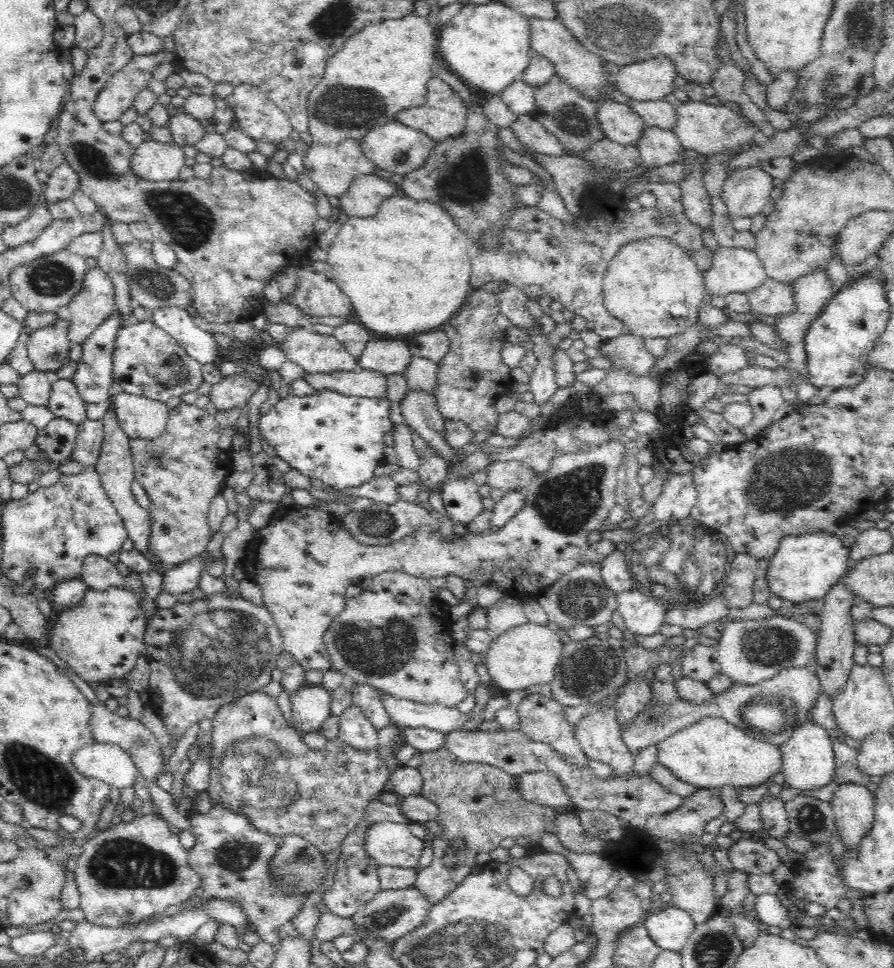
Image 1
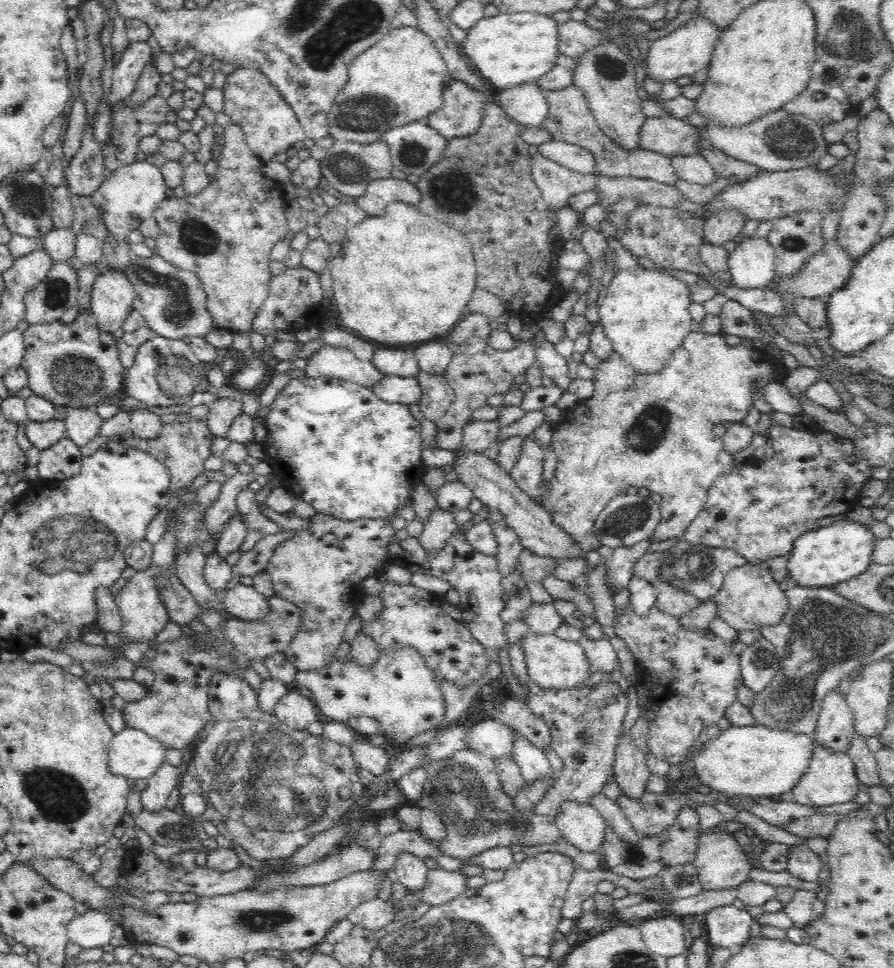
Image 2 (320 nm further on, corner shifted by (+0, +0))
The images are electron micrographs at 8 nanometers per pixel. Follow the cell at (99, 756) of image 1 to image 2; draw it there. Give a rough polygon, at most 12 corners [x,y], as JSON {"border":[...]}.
{"border":[[124,727],[111,740],[108,767],[148,780],[169,748]]}

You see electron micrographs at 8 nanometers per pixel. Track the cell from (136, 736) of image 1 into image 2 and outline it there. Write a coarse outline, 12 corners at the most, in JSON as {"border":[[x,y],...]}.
{"border":[[164,760],[139,793],[152,813],[167,808],[182,774]]}

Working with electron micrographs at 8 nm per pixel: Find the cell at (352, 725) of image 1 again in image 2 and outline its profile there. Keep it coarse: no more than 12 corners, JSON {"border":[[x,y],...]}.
{"border":[[356,738],[350,748],[358,766],[375,776],[388,770],[387,749]]}

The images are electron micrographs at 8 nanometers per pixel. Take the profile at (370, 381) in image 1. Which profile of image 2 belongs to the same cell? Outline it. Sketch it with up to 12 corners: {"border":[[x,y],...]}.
{"border":[[388,375],[372,392],[388,403],[418,404],[418,378]]}

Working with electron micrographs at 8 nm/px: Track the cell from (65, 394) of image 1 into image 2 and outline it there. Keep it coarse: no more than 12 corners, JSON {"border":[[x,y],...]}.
{"border":[[68,408],[64,436],[76,447],[100,434],[102,419],[91,408]]}

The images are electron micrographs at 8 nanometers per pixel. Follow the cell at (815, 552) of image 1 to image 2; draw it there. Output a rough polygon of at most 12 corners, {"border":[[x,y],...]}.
{"border":[[834,521],[796,538],[788,574],[829,587],[868,570],[868,526]]}

